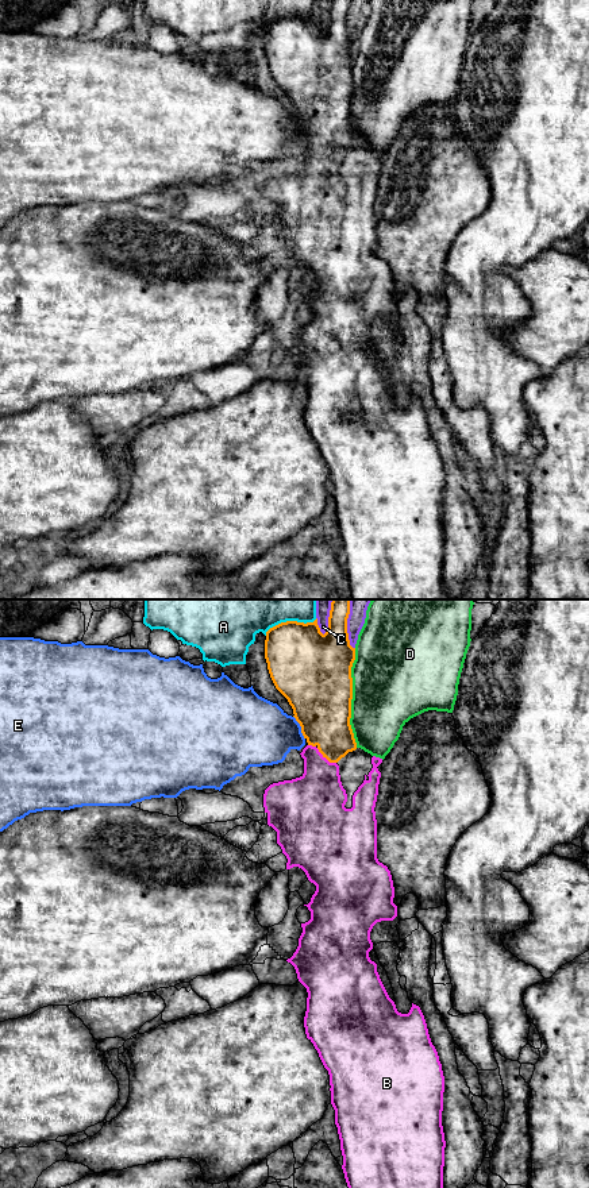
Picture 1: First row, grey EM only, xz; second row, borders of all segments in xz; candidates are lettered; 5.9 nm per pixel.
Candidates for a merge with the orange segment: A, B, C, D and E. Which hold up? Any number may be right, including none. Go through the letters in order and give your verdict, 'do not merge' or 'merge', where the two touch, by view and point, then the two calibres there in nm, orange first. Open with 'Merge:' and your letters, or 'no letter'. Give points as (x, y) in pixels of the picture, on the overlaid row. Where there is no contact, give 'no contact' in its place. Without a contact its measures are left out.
Merge: B
A: do not merge | xz (289, 621) | 400/380 nm
B: merge | xz (322, 753) | 320/300 nm
C: do not merge | xz (346, 624) | 320/120 nm
D: do not merge | xz (351, 698) | 420/460 nm
E: do not merge | xz (301, 728) | 380/380 nm

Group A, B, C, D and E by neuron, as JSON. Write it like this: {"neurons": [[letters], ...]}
{"neurons": [["A"], ["B"], ["C"], ["D"], ["E"]]}

